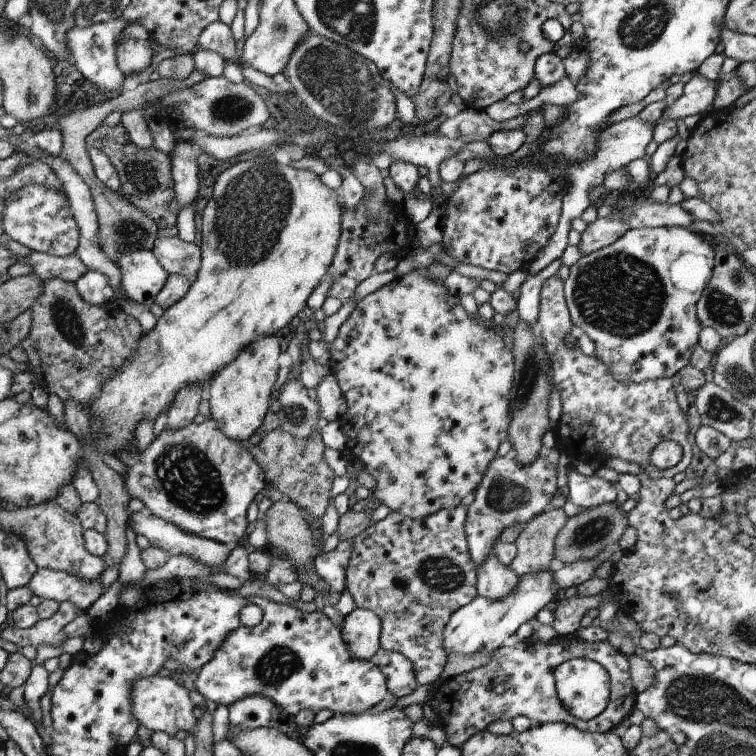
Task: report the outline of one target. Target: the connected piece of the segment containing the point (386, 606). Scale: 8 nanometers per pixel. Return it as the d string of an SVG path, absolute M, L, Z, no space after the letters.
M462 503L453 509L444 509L423 519L411 519L410 517L405 517L403 514L390 511L384 520L370 525L366 530L363 530L350 540L353 549L348 568L346 569L345 590L348 590L353 596L356 607L371 610L380 617L381 637L379 643L381 644L381 648L387 651L398 651L408 658L413 664L415 677L420 686L433 685L438 682L447 663L447 652L443 645L445 626L456 610L472 602L477 595L477 564L472 560L465 533L467 508L468 506Z

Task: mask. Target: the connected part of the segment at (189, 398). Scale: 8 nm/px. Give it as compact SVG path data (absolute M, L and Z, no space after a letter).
M190 383L183 386L167 410L166 427L178 430L190 424L198 414L198 406L203 402L202 396L204 396L202 385Z

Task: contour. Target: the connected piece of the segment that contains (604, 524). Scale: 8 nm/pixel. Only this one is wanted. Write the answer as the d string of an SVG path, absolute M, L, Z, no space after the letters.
M616 502L598 505L590 510L568 517L564 528L555 540L556 566L569 565L577 560L594 558L606 547L616 545L622 533L628 528L628 518L620 511Z

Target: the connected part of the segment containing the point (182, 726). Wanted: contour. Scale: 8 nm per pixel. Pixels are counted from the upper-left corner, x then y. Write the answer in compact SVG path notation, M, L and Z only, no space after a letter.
M150 675L147 677L136 677L131 684L131 709L138 722L153 730L153 732L166 732L174 737L180 730L190 733L196 724L194 704L188 696L188 690L184 690L181 684L174 682L172 677Z

